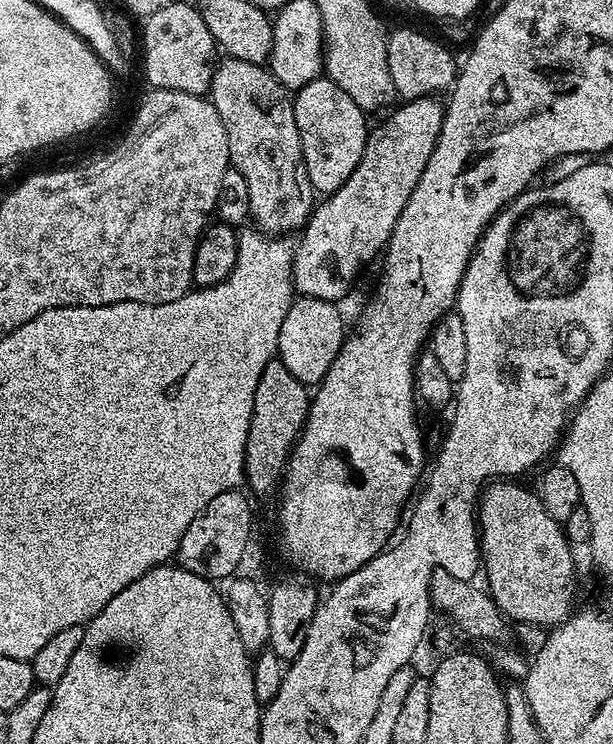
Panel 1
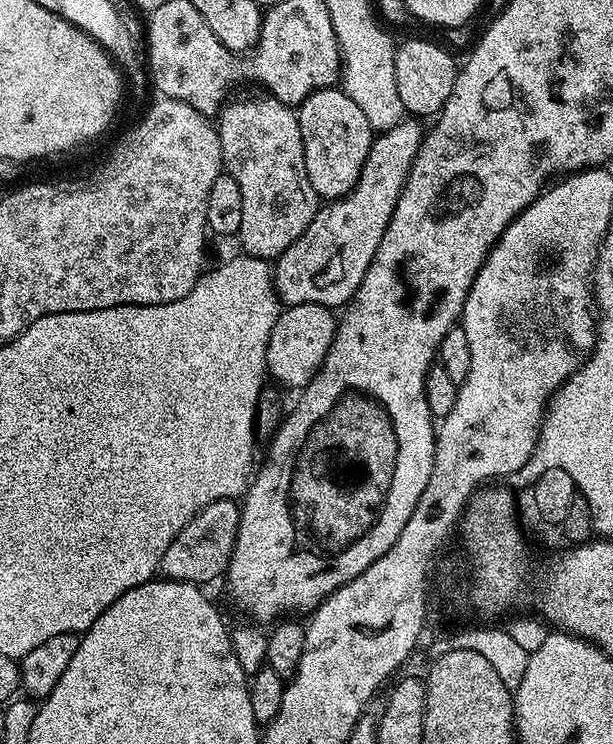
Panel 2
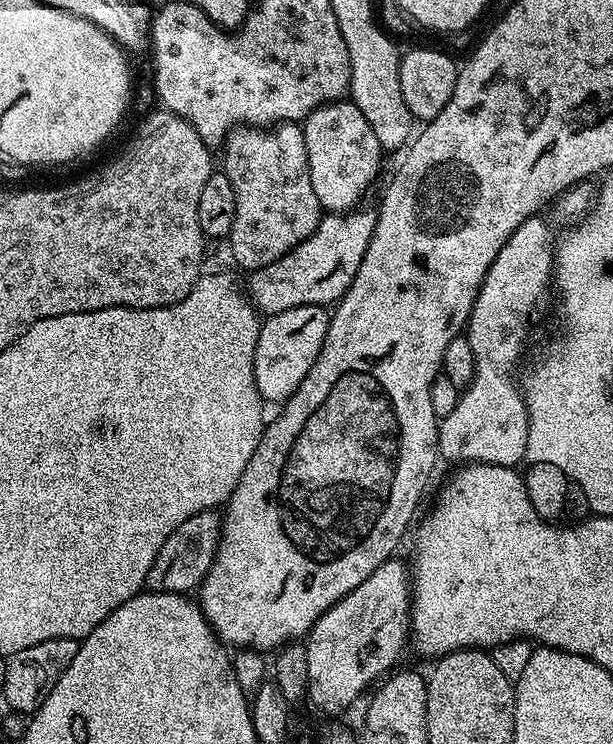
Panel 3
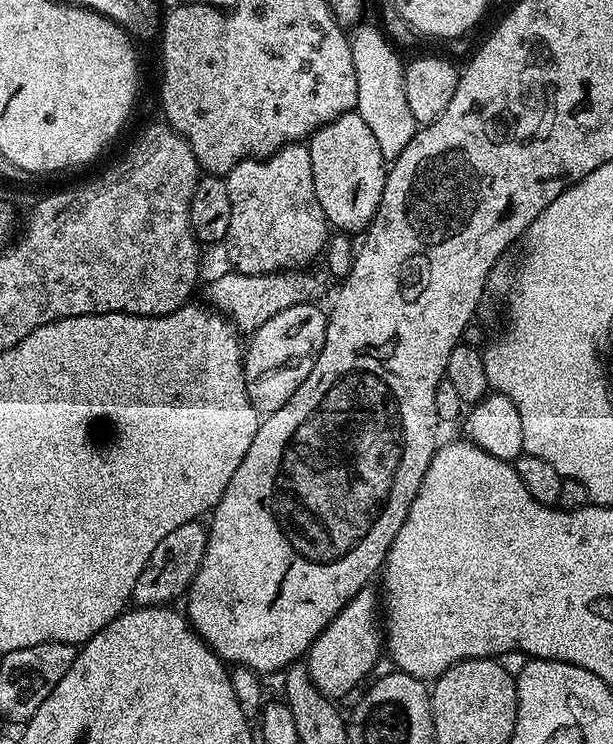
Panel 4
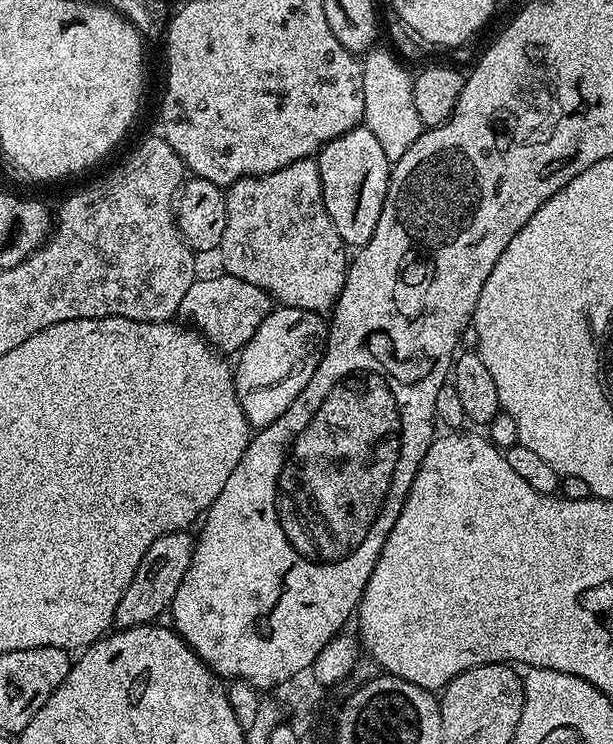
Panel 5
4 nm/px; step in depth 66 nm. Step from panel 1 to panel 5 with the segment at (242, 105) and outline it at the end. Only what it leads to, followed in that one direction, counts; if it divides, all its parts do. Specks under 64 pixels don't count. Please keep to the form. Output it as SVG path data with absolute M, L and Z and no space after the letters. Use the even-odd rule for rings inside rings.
M315 159L299 160L265 176L242 178L227 185L224 201L228 211L226 234L222 234L218 249L218 257L224 263L223 271L234 278L242 278L242 282L250 282L250 286L258 286L277 305L327 313L340 297L348 277L350 252L338 230L334 230L330 214L326 214L320 171Z

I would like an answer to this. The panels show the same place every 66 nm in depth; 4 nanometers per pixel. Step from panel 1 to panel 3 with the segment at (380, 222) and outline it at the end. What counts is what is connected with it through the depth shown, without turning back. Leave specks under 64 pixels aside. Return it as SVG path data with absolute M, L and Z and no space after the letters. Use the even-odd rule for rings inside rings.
M353 210L339 214L324 214L312 235L307 236L298 246L294 246L282 258L266 266L249 271L246 280L246 295L252 307L265 317L282 314L282 310L294 310L294 306L332 306L346 294L370 238L374 234L376 212Z

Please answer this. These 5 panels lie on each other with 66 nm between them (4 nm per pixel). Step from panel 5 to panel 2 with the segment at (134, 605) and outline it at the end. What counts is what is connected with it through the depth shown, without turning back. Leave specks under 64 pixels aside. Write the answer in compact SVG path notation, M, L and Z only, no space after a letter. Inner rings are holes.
M215 500L210 502L170 542L166 554L162 554L159 575L166 580L177 580L187 584L208 586L211 580L225 575L234 550L236 531L240 521L240 504L236 500Z

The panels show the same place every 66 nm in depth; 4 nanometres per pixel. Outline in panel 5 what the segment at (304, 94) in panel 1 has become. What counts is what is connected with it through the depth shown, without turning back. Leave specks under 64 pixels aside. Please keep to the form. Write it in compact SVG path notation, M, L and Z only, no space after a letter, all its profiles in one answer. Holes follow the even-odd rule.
M357 126L325 144L315 162L320 171L326 214L330 214L334 230L338 230L345 245L359 246L370 242L388 189L390 161L386 158L386 150L382 150L382 142L378 142L368 128Z

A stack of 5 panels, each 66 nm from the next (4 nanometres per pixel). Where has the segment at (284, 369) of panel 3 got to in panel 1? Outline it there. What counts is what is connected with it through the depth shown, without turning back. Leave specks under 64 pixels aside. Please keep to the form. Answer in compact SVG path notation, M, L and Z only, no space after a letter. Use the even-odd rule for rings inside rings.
M300 296L293 299L290 310L286 310L286 318L282 318L282 330L278 330L276 356L306 386L319 385L324 375L330 370L338 350L344 344L346 324L340 317L335 303L322 298Z

